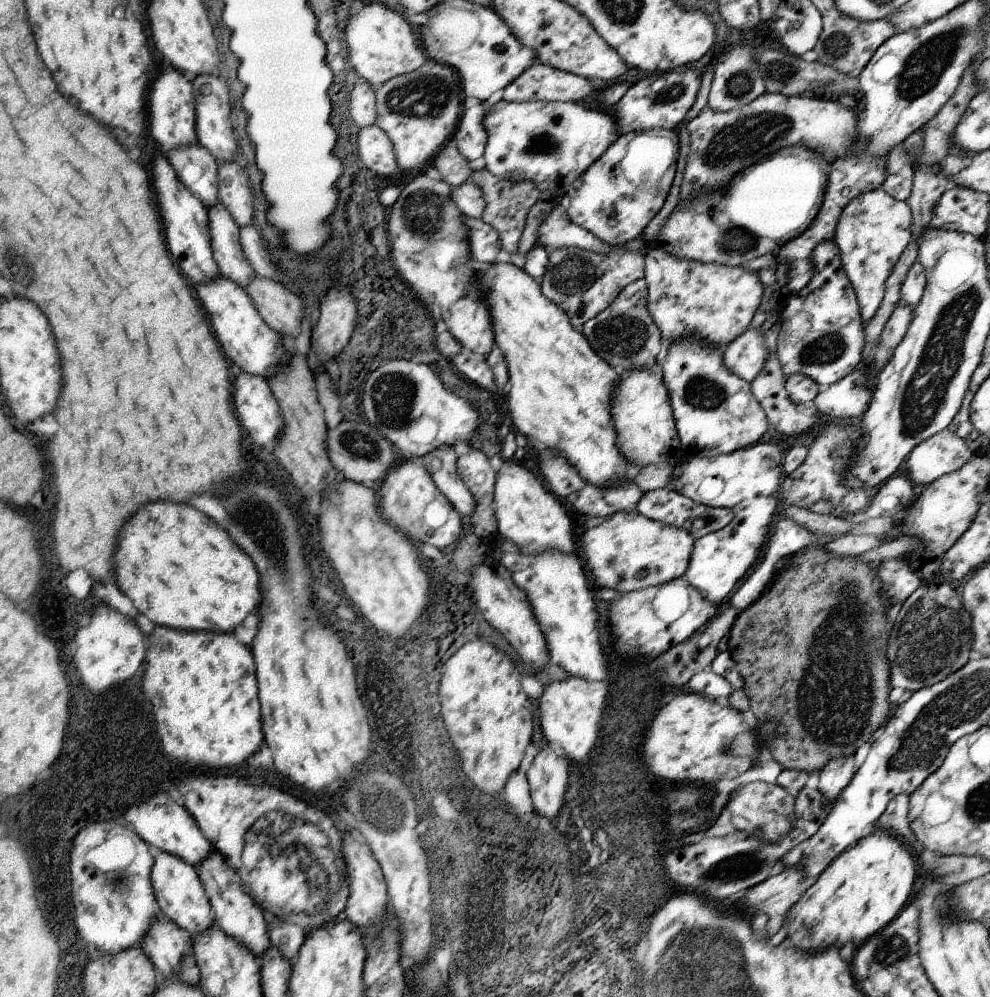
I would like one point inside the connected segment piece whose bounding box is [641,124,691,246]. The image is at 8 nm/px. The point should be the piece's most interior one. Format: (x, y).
(654, 228)

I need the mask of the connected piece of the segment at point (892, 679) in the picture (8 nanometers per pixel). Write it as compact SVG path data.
M921 582L921 586L903 602L891 636L887 638L887 648L885 648L885 658L889 664L889 686L893 688L903 688L905 692L917 692L921 688L929 688L933 684L939 684L945 680L949 674L959 672L969 660L967 654L971 650L971 616L969 612L963 610L963 604L959 600L959 590L953 590L945 582Z

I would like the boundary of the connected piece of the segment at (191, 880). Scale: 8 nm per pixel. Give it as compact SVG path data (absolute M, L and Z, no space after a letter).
M159 852L151 870L151 884L153 884L153 892L155 892L161 914L167 920L173 920L183 930L187 930L191 938L197 938L215 922L211 900L205 892L205 886L199 880L197 870L191 864L183 862L181 858L167 852Z

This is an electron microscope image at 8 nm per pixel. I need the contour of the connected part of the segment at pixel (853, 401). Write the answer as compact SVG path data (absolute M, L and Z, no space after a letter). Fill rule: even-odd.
M853 370L837 384L821 388L813 398L813 404L827 418L849 418L859 422L869 404L869 398L871 392L867 388L867 376L859 370Z

